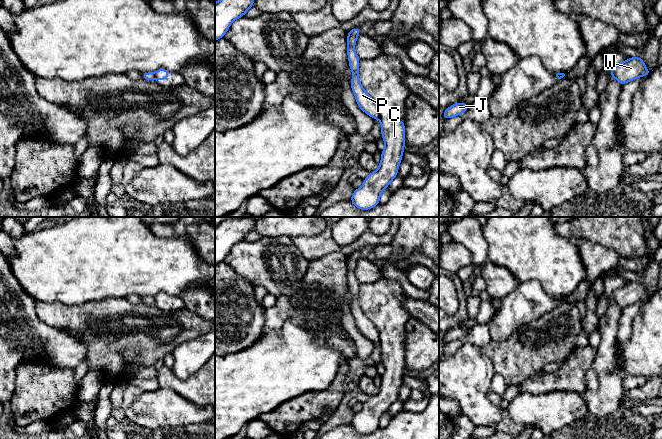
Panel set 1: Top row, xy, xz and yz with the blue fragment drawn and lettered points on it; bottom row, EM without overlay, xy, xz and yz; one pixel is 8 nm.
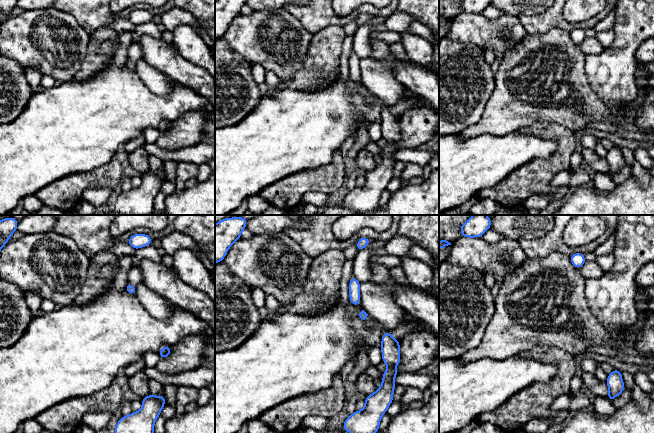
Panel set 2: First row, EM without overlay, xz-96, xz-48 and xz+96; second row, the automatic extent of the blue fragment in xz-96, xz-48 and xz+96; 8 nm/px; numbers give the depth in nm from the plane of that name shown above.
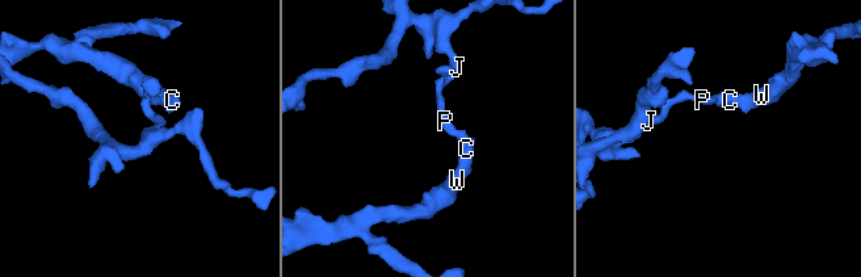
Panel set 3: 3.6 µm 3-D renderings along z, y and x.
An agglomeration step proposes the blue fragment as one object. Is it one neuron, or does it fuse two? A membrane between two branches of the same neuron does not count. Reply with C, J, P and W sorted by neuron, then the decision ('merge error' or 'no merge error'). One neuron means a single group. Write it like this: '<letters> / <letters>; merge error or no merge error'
C W / J P; merge error

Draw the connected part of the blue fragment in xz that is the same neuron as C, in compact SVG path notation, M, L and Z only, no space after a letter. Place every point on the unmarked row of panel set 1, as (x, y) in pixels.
M379 332L381 360L385 372L381 375L379 392L369 397L363 409L355 413L350 425L360 434L369 434L380 427L380 418L397 401L405 371L404 344L393 343L392 332Z

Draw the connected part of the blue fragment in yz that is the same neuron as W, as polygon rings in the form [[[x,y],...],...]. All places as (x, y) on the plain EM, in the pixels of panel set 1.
[[[630,281],[612,292],[609,296],[609,301],[613,300],[622,310],[641,300],[648,301],[651,296],[646,292],[642,281]]]

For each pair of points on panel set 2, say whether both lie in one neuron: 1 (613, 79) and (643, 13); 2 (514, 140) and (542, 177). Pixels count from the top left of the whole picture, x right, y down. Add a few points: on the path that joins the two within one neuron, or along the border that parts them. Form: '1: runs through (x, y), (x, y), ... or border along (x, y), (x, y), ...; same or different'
1: runs through (617, 63), (631, 29); same
2: border along (553, 154), (545, 158), (530, 160), (510, 173); different

